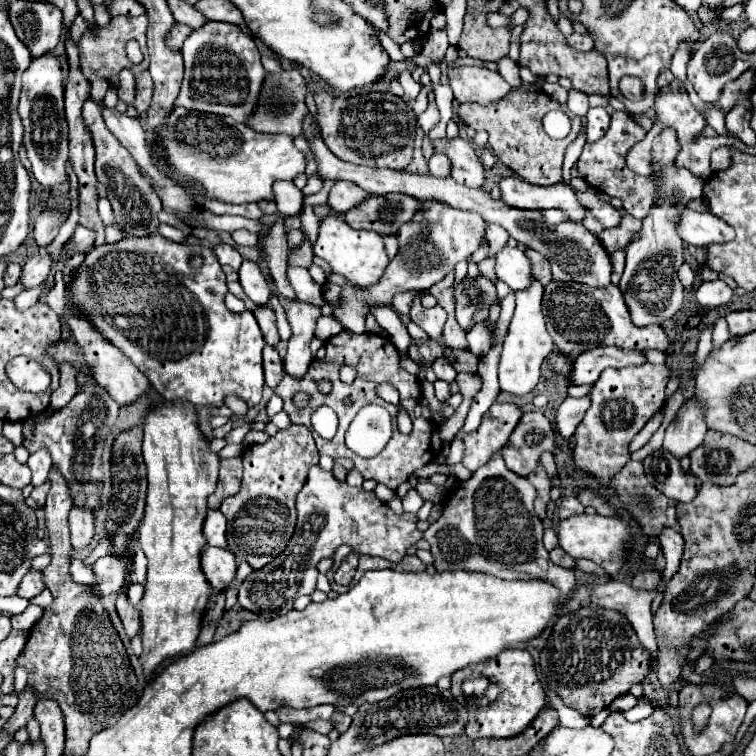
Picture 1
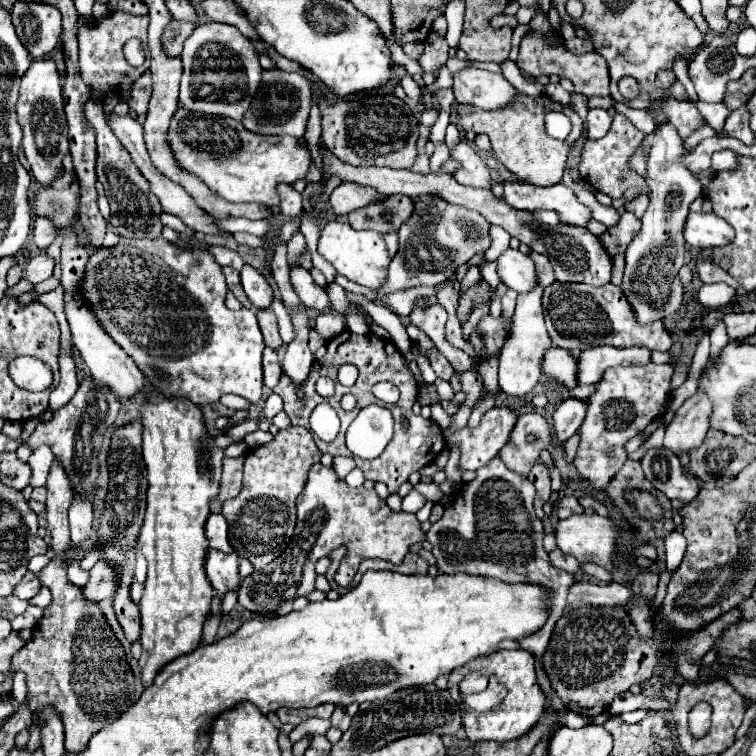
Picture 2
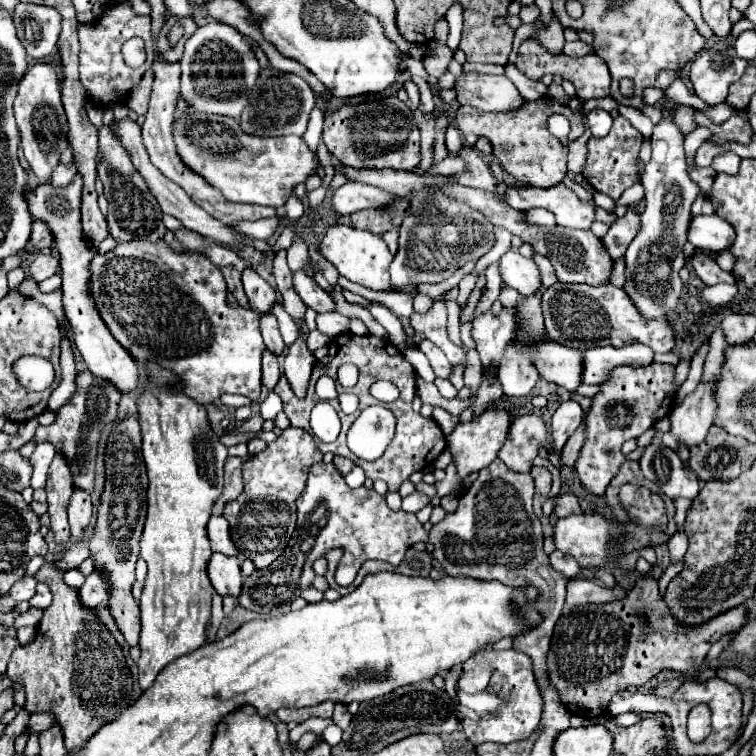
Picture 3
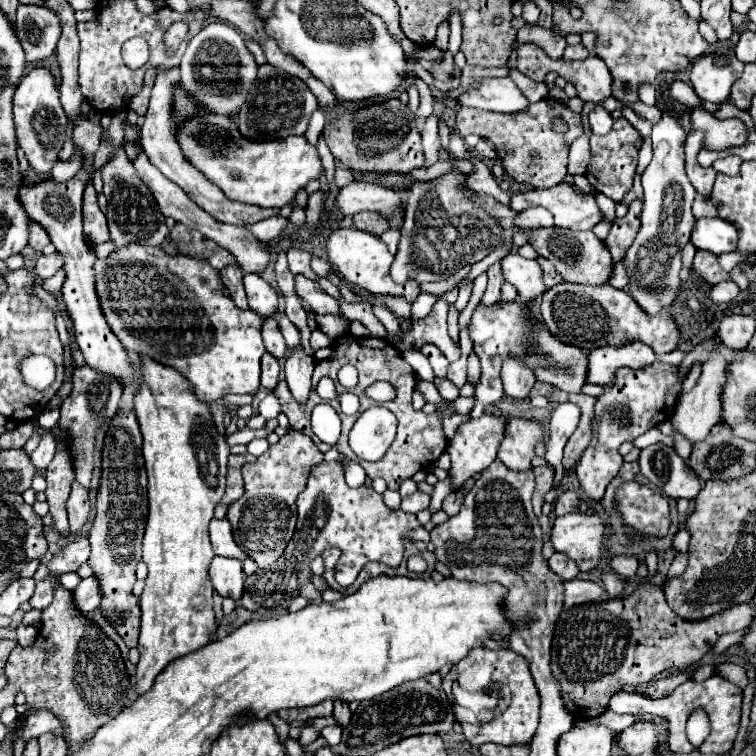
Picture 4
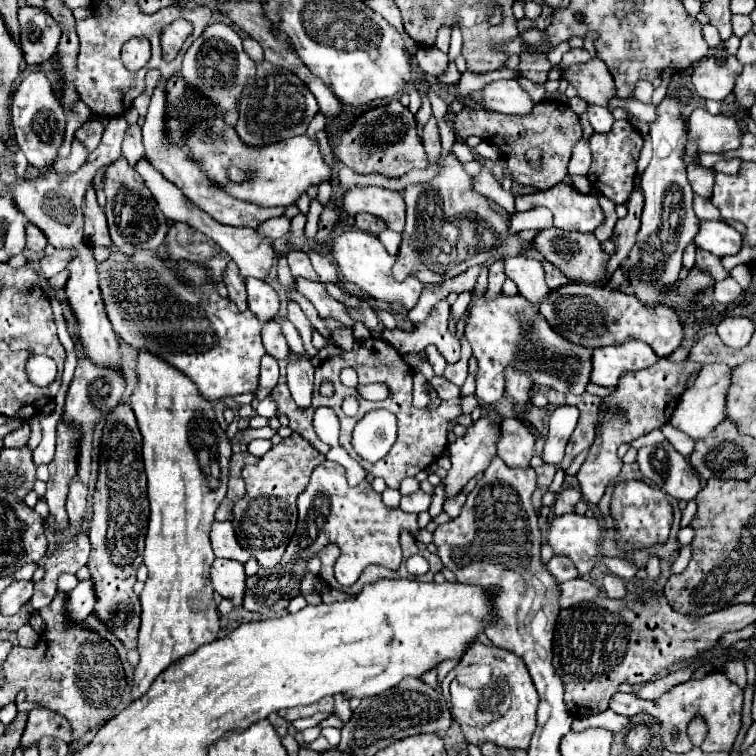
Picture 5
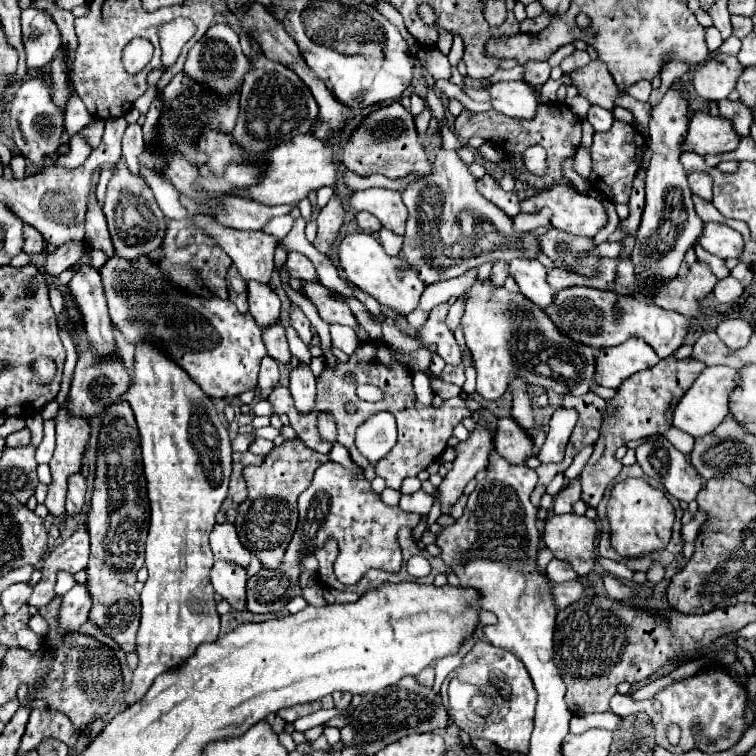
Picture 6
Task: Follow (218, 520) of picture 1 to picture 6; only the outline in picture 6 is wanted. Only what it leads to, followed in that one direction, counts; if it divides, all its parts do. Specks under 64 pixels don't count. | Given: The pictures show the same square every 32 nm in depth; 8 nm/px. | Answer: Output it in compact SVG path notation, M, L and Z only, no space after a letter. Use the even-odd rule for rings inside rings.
M216 524L210 534L210 548L216 560L238 564L242 568L248 568L252 560L252 552L242 546L234 524Z

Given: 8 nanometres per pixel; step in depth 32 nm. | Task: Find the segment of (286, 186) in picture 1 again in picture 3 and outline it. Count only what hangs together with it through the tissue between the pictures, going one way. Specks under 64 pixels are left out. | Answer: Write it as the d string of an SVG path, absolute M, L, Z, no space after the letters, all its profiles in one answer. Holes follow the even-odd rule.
M292 194L288 200L286 200L286 210L288 210L288 220L292 224L298 224L302 218L304 218L304 206L302 202L296 198L296 194Z

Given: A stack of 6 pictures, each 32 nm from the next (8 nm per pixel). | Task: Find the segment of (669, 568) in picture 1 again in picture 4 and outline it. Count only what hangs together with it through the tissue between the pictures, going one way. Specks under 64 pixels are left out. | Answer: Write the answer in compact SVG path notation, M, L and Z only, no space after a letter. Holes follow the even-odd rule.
M680 528L680 532L674 538L674 552L686 552L690 542L690 532L686 528Z

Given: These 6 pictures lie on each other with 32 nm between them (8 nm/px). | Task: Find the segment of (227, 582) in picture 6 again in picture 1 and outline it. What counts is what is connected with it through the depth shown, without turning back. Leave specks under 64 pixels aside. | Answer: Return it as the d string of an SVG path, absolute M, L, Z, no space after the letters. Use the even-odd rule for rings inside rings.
M206 546L202 552L202 570L216 592L230 588L236 580L236 556L232 552L222 552L222 548Z

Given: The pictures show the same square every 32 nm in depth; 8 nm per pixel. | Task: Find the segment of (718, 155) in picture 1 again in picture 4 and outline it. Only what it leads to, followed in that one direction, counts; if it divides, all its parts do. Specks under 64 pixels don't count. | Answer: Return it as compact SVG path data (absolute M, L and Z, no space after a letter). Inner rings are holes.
M726 156L726 158L720 158L714 162L714 170L716 172L722 172L722 174L728 174L728 176L736 176L738 170L740 170L740 164L742 160L738 156Z

